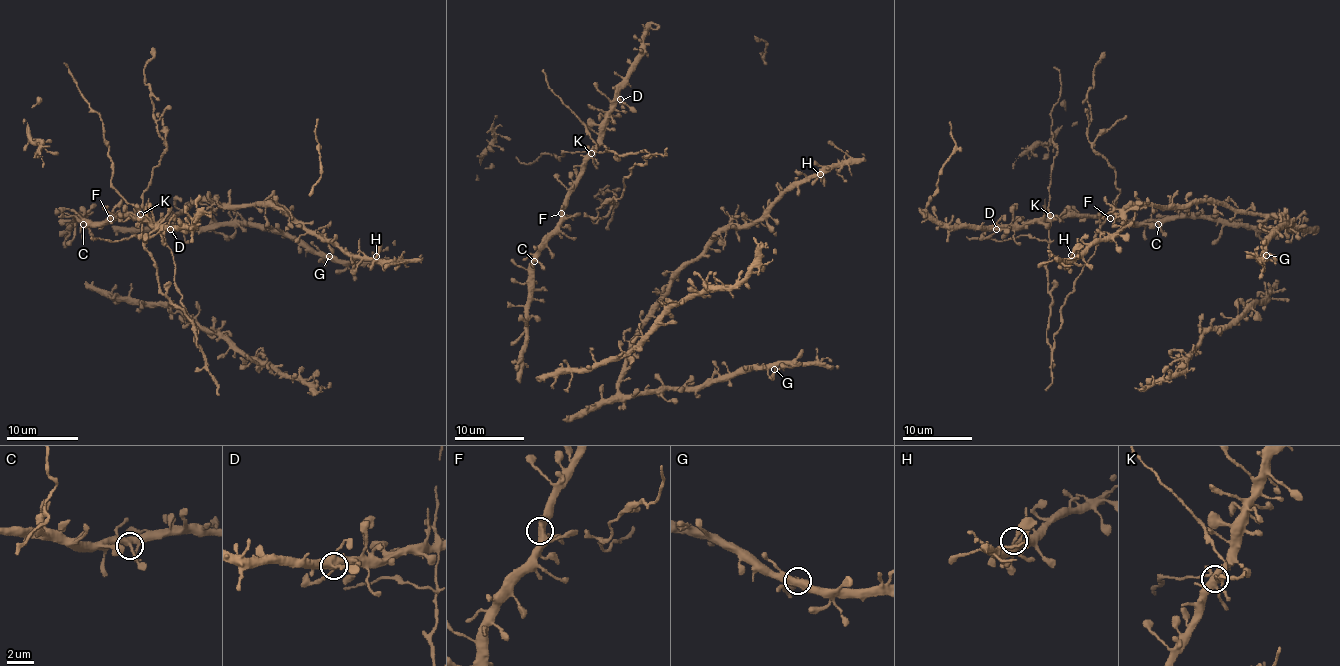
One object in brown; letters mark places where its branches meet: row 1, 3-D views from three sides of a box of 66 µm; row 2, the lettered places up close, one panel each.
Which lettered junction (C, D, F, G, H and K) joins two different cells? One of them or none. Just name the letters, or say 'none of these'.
K

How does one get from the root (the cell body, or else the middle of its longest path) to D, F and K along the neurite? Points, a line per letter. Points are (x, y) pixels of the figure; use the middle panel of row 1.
D: (533, 259), (536, 247), (561, 218), (566, 193), (581, 172), (583, 160), (597, 143), (599, 125), (620, 99)
F: (533, 259), (536, 247), (554, 230), (561, 212)
K: (533, 259), (536, 247), (557, 225), (566, 193), (581, 172), (581, 164), (590, 153)

